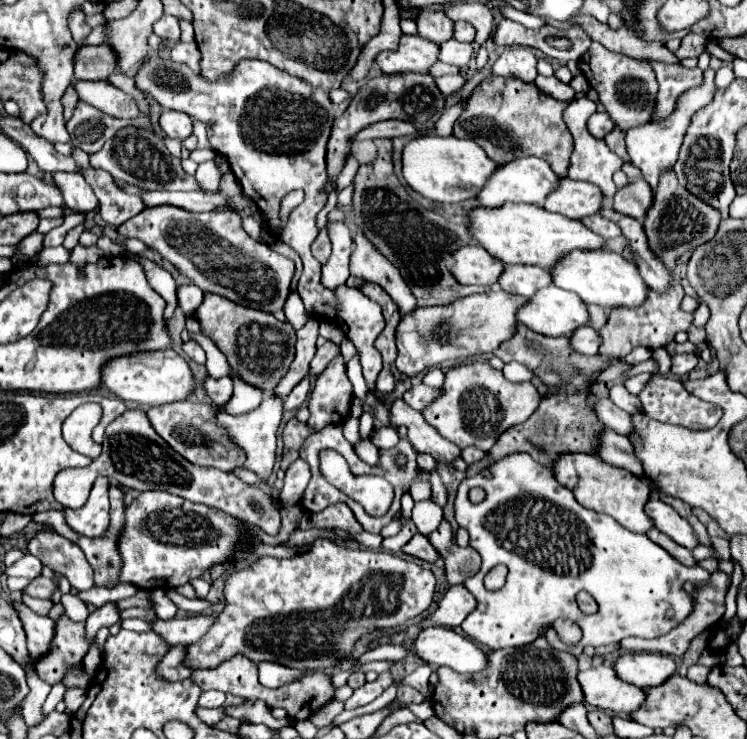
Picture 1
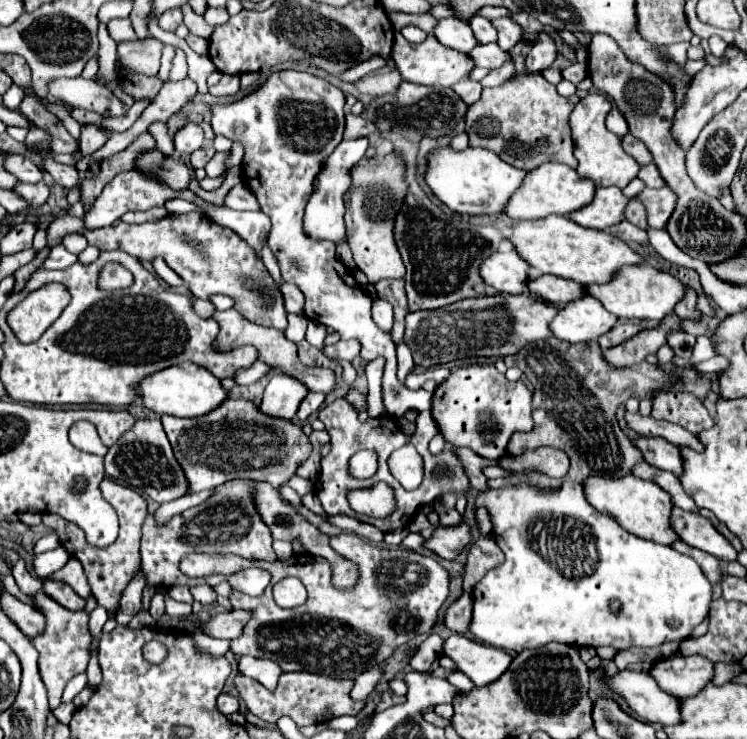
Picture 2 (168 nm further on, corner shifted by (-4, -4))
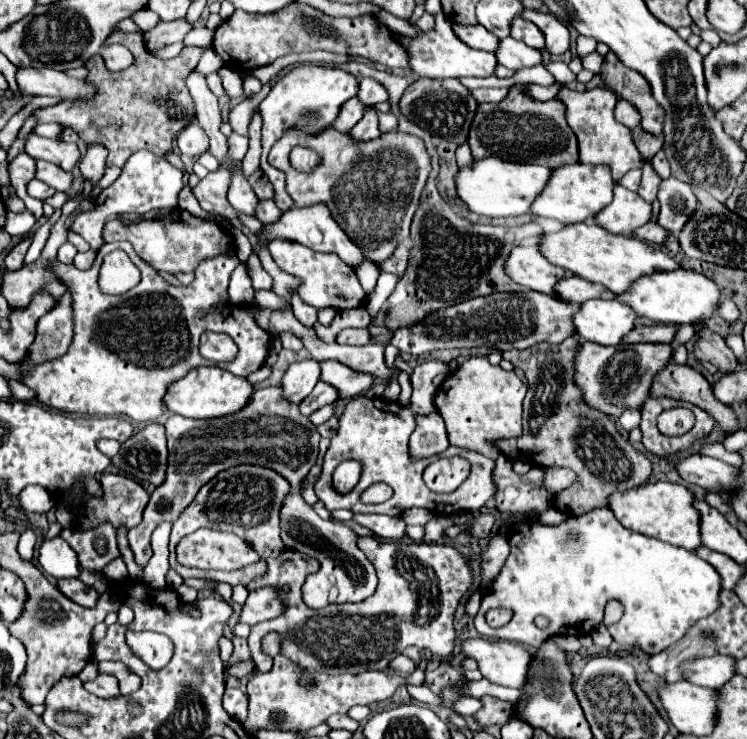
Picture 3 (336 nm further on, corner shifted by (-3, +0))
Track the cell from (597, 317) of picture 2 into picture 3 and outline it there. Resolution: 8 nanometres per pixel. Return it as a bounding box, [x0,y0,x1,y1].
[575,300,637,346]

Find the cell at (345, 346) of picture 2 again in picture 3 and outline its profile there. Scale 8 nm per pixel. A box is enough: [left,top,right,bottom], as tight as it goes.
[337,328,371,346]

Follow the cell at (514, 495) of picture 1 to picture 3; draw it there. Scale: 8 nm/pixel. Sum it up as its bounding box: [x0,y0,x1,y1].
[475,508,721,654]

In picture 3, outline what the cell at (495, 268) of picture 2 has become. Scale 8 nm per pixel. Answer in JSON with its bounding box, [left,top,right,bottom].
[507,246,573,294]

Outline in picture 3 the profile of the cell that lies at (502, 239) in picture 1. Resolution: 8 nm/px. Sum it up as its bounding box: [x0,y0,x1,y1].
[541,224,681,294]

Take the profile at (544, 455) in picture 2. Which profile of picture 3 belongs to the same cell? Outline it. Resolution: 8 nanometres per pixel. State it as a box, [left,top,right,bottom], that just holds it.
[543,466,577,494]

